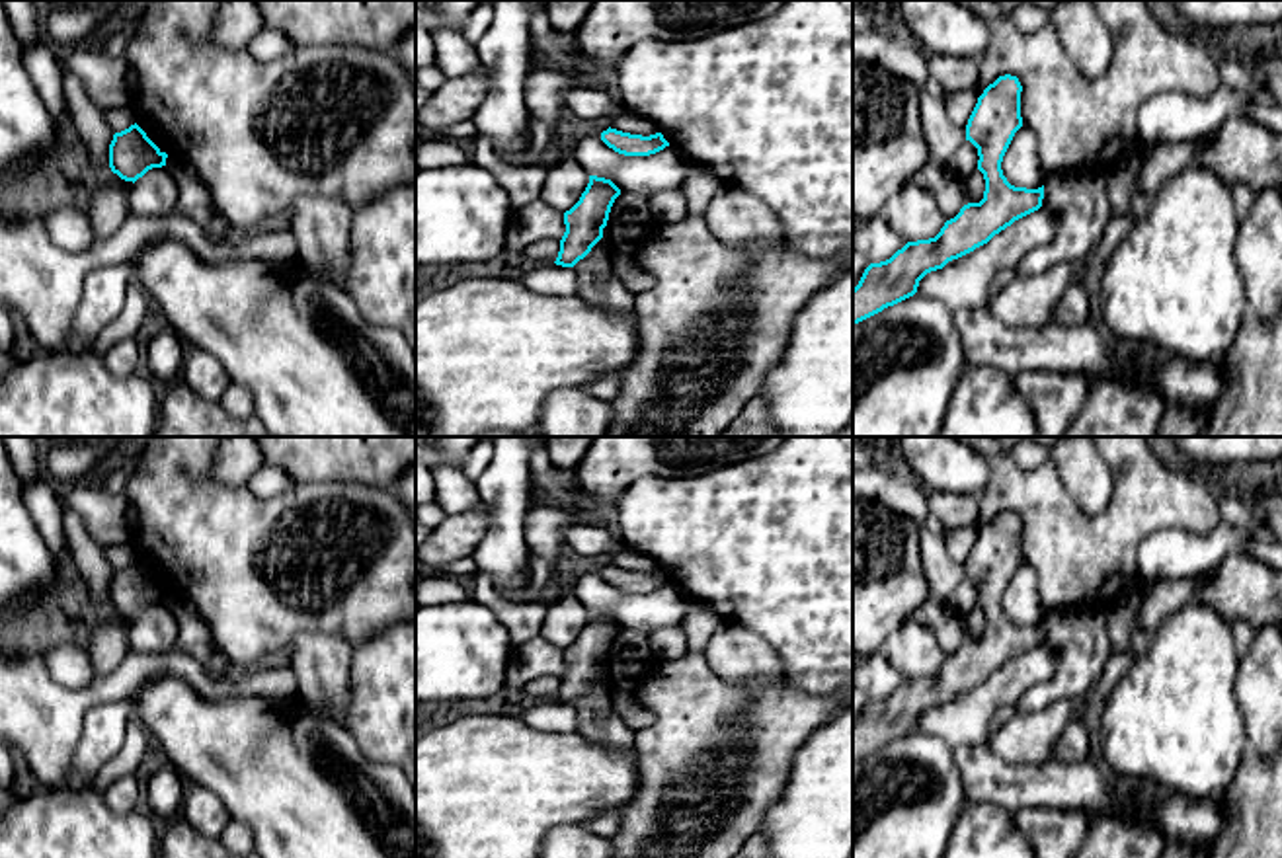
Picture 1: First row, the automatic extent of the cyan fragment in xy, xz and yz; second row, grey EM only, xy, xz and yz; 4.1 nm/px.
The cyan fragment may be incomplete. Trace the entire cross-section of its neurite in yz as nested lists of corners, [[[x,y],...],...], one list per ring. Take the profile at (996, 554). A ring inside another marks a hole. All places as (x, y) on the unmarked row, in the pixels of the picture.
[[[999,513],[978,534],[968,556],[966,577],[978,585],[978,606],[985,616],[983,636],[964,642],[935,675],[907,679],[890,696],[870,700],[853,725],[853,760],[913,733],[927,710],[987,681],[1015,657],[1042,644],[1044,622],[1015,624],[1001,606],[1003,593],[1022,564],[1021,528],[1017,513]]]

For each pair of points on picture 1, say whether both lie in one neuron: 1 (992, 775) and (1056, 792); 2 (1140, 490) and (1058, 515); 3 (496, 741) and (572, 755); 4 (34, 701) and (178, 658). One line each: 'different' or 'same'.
1: same
2: same
3: same
4: same

